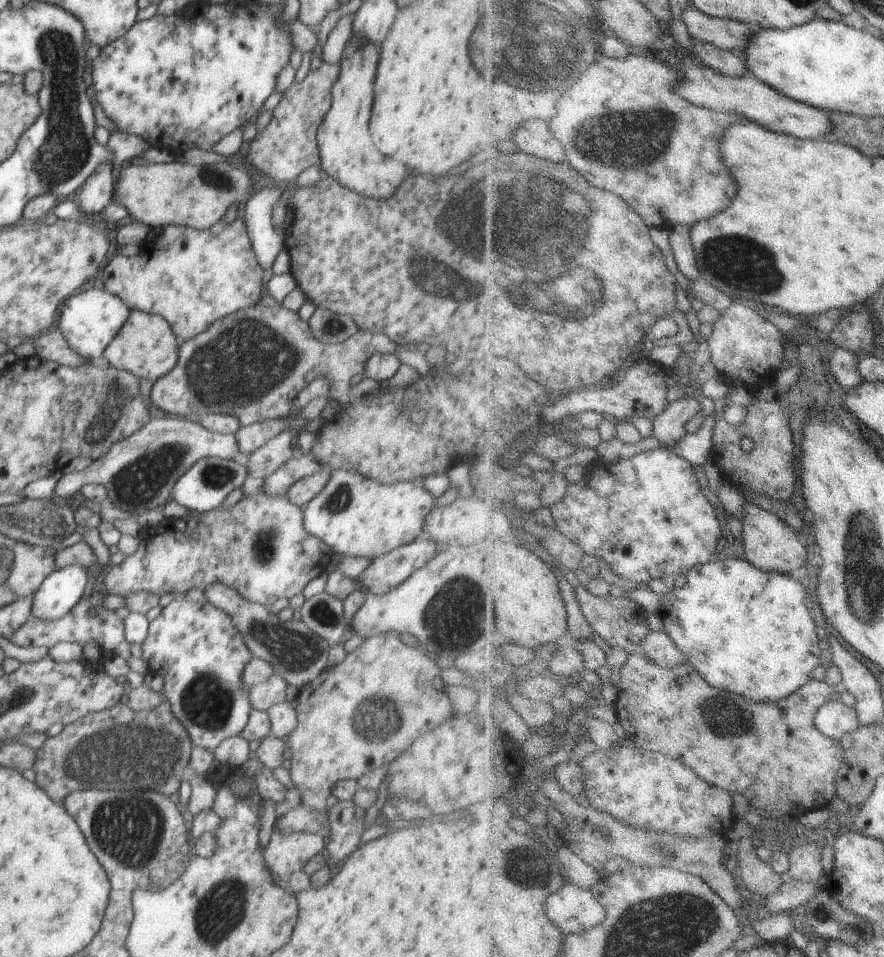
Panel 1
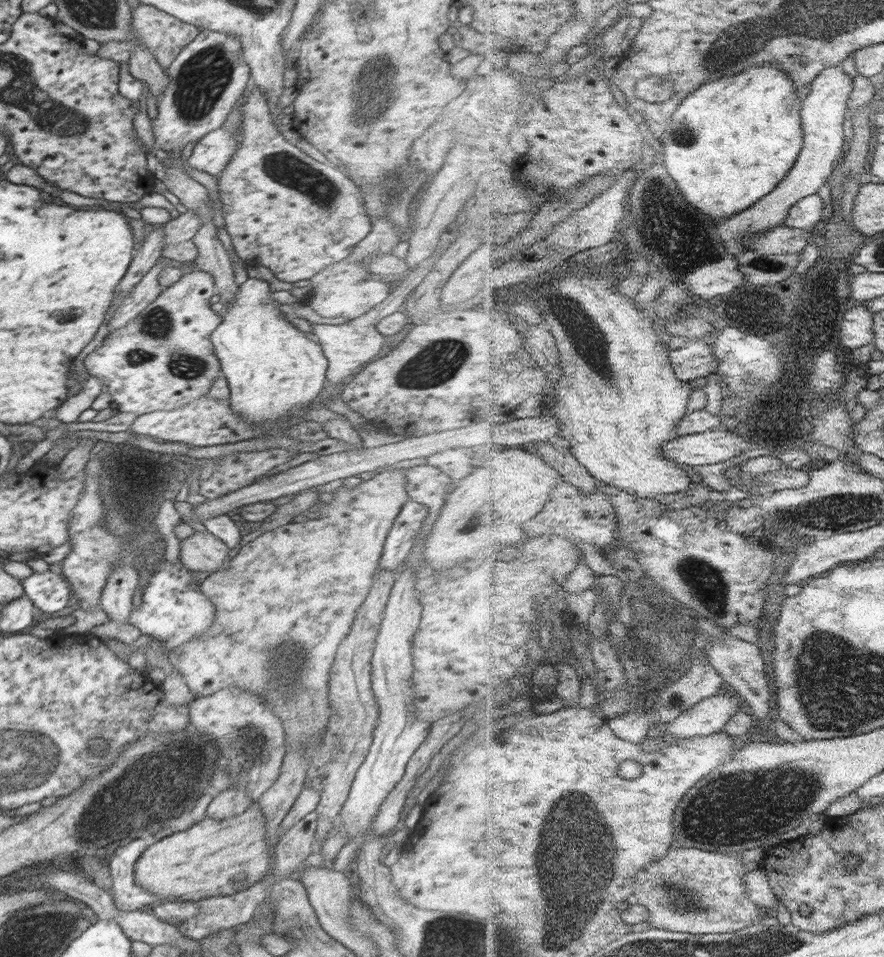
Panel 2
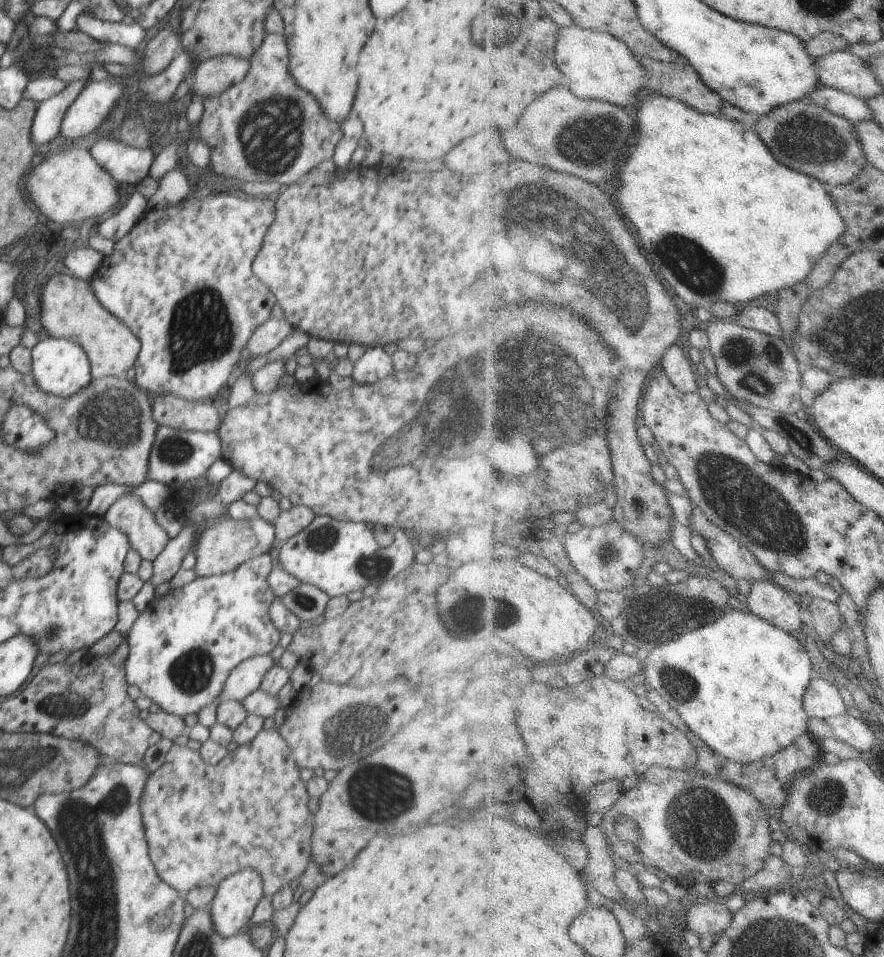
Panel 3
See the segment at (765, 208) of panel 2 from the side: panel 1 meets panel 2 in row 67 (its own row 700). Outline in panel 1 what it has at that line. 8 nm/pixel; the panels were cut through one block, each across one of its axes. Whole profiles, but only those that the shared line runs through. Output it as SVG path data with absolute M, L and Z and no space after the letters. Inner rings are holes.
M829 701L817 712L815 724L822 736L843 741L846 736L856 733L863 725L859 720L856 706L850 708L846 702Z

